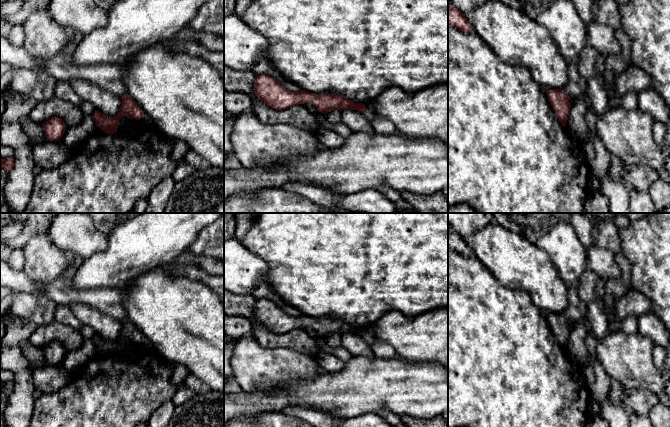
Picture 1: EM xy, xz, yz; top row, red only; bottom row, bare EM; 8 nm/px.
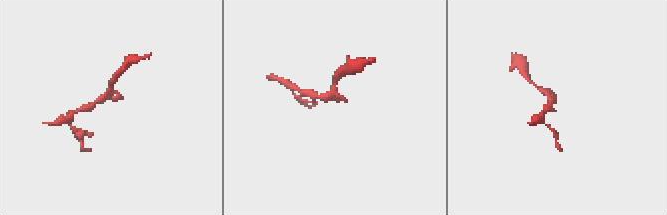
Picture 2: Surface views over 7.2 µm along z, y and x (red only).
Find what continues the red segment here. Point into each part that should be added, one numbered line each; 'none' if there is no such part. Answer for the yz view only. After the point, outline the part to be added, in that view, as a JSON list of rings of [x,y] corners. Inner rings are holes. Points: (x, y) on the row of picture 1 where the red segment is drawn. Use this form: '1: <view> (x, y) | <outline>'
none

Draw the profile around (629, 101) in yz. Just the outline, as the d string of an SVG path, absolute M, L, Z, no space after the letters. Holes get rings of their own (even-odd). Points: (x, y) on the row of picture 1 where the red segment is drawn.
M628 92L621 98L621 106L627 110L633 110L638 108L637 94L634 92Z

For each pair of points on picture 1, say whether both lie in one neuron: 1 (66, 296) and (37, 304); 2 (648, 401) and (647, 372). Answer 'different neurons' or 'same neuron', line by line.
1: different neurons
2: different neurons

